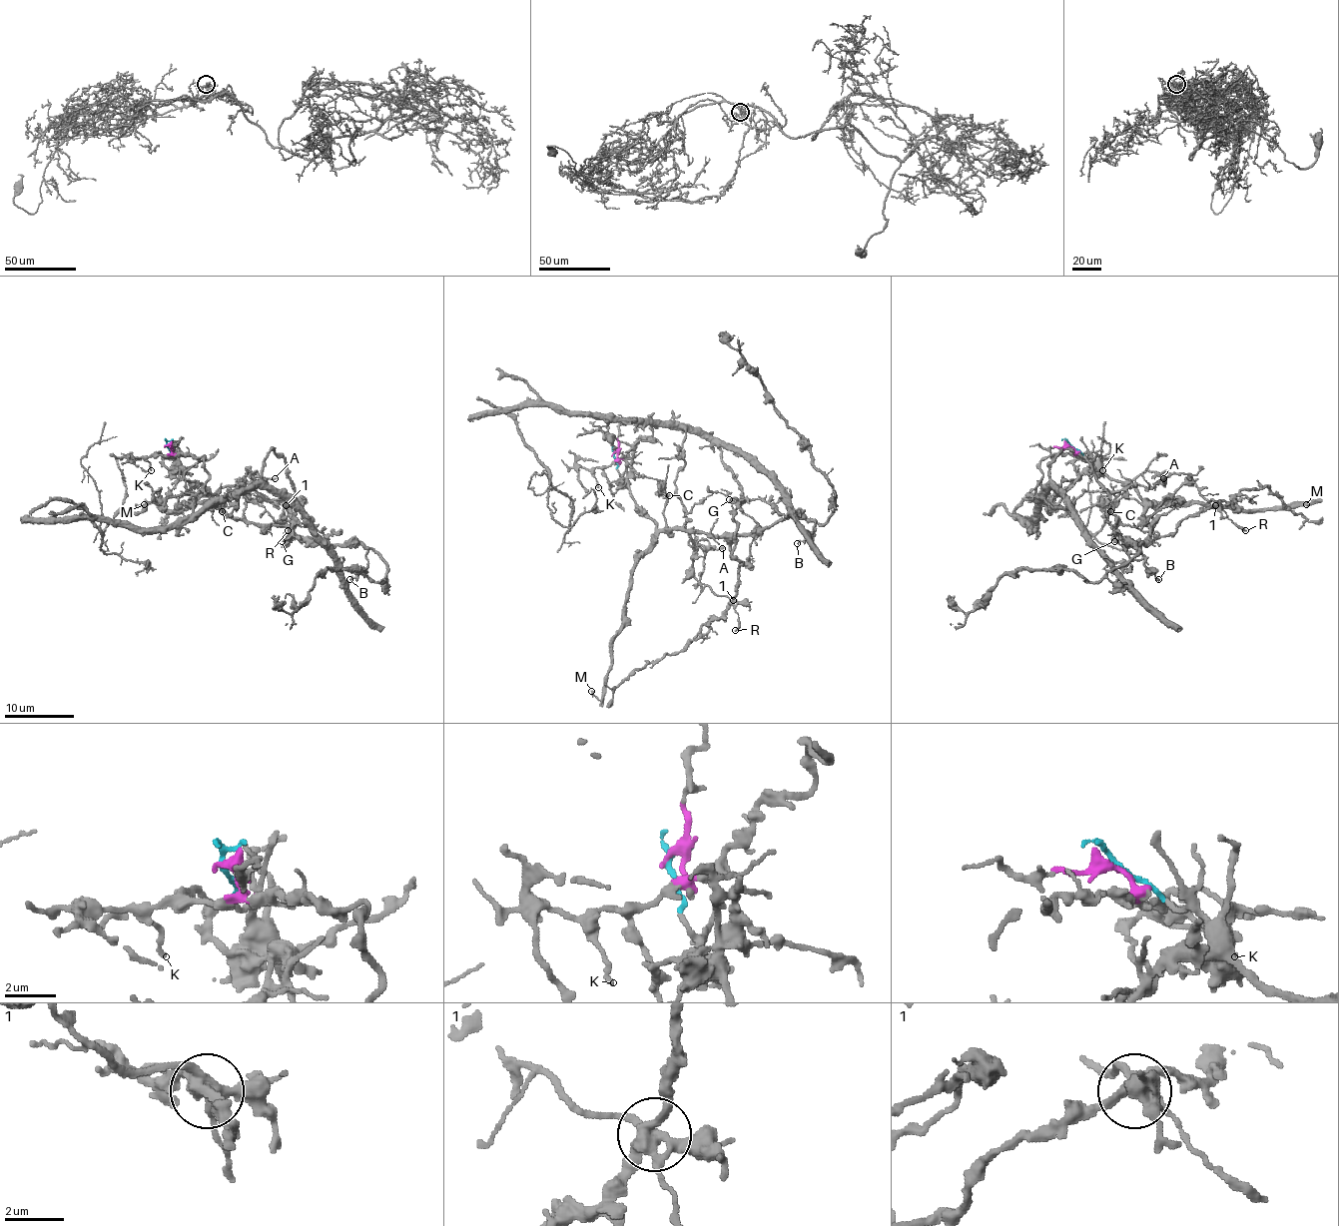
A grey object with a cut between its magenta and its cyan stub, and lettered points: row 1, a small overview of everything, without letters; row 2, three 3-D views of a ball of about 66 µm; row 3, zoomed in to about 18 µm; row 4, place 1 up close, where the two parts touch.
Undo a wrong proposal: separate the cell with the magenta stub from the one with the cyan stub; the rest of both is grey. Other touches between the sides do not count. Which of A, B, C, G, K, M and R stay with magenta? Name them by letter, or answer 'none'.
A, G, K, R

